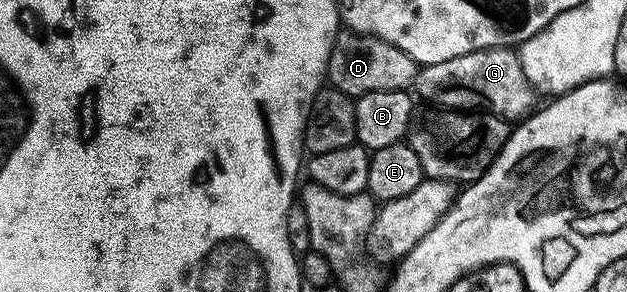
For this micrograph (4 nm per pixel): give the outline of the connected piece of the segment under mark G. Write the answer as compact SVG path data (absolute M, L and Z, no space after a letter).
M511 48L478 49L454 59L446 59L442 63L425 65L416 74L414 93L417 98L445 101L448 104L445 106L452 107L456 101L456 85L460 89L477 93L492 108L489 110L498 117L520 119L533 108L534 91L525 79L519 56Z

